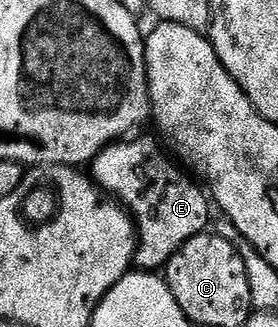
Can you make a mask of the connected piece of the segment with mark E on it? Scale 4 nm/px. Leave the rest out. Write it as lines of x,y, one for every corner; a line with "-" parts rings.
121,139
107,145
91,161
90,176
134,218
138,230
135,264
144,271
160,271
191,237
209,228
210,197
171,156
163,157
154,142
132,140

